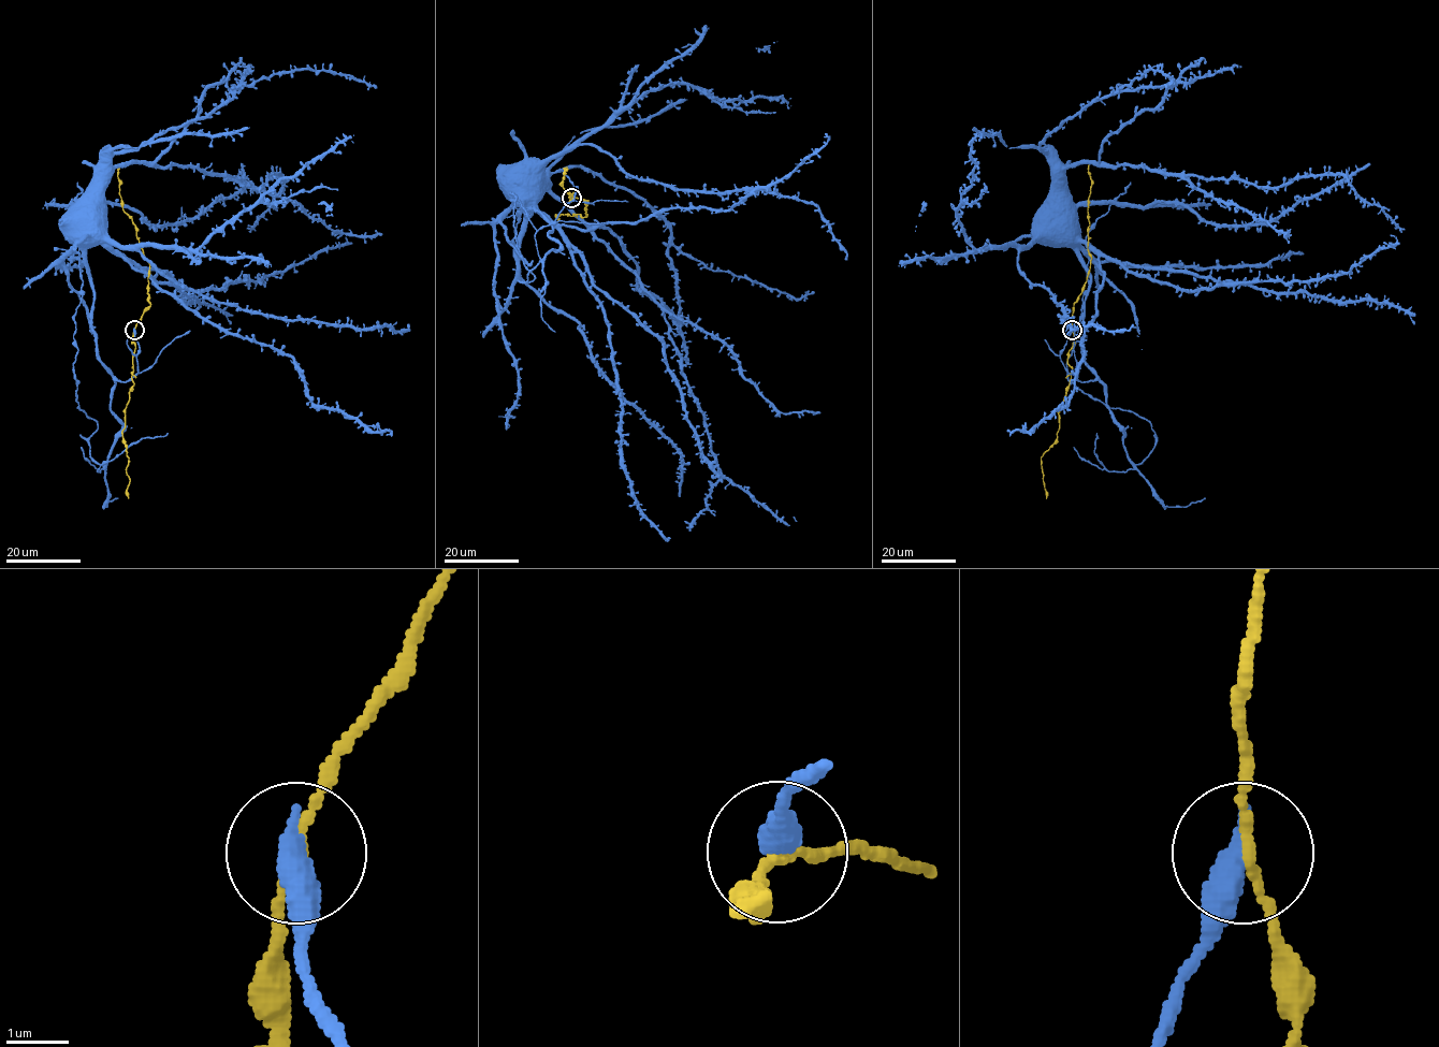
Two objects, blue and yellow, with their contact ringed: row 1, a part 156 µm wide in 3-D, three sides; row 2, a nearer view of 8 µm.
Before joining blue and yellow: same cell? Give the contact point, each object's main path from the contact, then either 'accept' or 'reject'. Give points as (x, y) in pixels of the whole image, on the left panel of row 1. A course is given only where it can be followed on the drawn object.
(134, 330) | blue via (134, 330), (136, 374), (118, 380), (100, 360), (92, 328), (86, 193), (90, 200) | yellow via (134, 330), (131, 379), (134, 386), (129, 392), (121, 432), (129, 457), (129, 498) | reject

